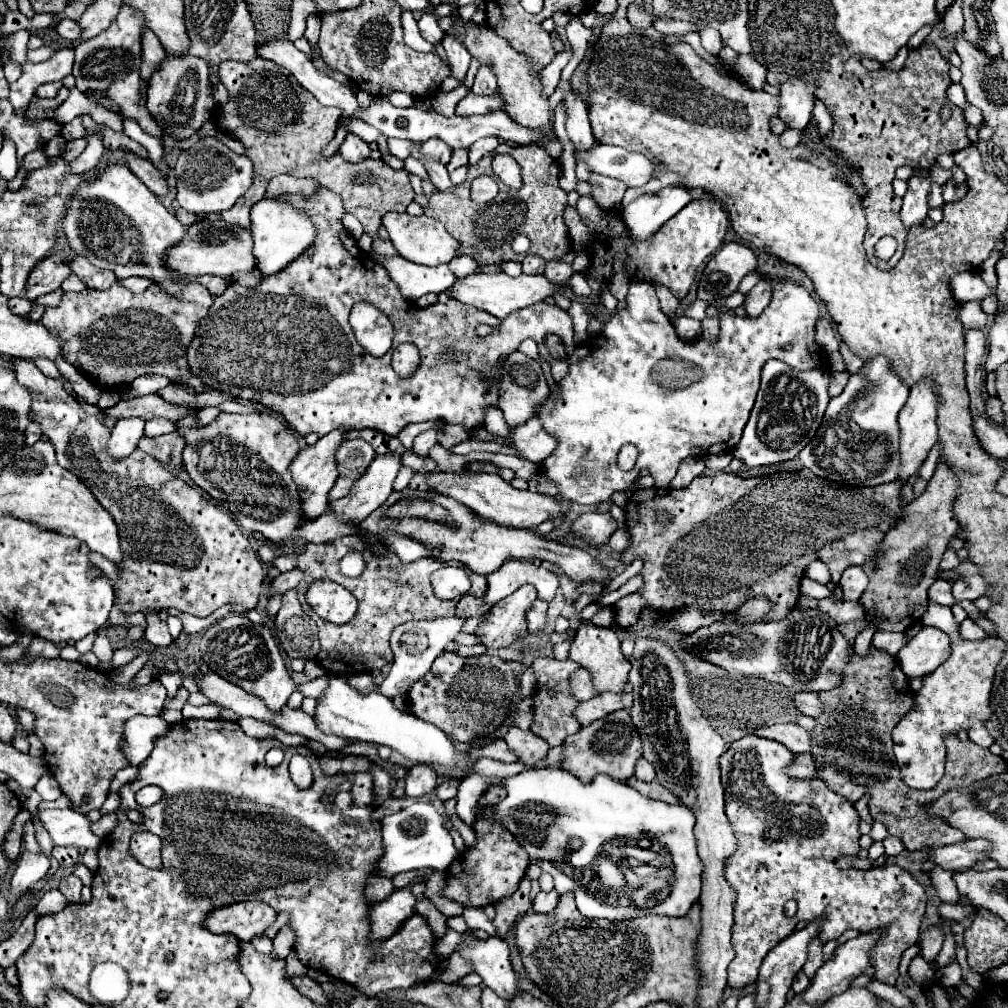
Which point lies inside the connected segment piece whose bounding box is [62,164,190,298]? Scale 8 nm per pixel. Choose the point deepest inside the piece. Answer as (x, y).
(117, 222)

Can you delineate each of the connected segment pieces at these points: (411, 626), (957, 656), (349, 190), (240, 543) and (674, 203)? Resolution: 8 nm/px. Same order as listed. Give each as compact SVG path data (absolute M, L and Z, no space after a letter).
M452 616L452 618L436 618L436 620L418 620L418 622L406 622L402 626L398 626L392 636L390 636L390 645L393 651L393 663L388 676L384 678L382 684L374 684L370 674L352 674L348 676L348 684L362 692L362 694L372 694L372 692L380 692L388 698L394 698L398 694L406 694L410 690L410 686L414 682L418 682L422 676L426 676L426 672L430 672L434 660L446 650L446 646L458 636L462 634L462 626L464 626L466 618L460 616Z
M932 600L928 602L928 610L922 618L922 624L930 624L930 626L944 630L952 640L952 654L942 666L938 666L938 670L934 670L934 674L928 674L926 678L922 678L922 688L914 694L914 708L908 710L902 716L902 720L898 722L898 726L896 726L896 762L900 766L902 780L910 788L930 790L944 776L944 756L946 756L944 738L946 738L946 734L958 734L960 730L966 730L974 744L978 744L982 748L988 748L990 744L994 744L992 736L986 730L986 722L992 716L990 690L992 690L992 682L994 682L994 670L996 670L998 662L1002 660L1002 654L1006 652L1006 642L1002 642L1002 638L998 638L998 636L986 636L982 640L964 640L960 636L960 628L954 620L952 610L948 606L936 604Z
M254 58L252 62L222 62L220 80L226 86L230 98L228 104L220 108L216 122L222 130L246 146L246 156L254 162L254 182L250 190L222 214L226 222L250 226L250 206L264 198L268 182L276 174L314 178L320 182L320 186L342 198L344 212L360 220L364 232L372 236L372 250L378 256L398 256L392 242L378 236L378 228L386 212L406 212L406 206L414 202L414 190L405 169L394 170L382 160L372 158L352 164L346 162L339 151L332 158L324 158L322 150L334 138L342 110L322 106L314 94L310 94L304 86L298 86L298 82L294 82L294 78L290 78L290 74L286 74L286 70L282 70L282 66L274 64L272 60Z
M14 360L14 370L18 374L18 382L32 392L32 418L40 422L42 432L52 440L58 464L62 464L72 474L78 474L78 478L86 482L86 486L92 490L98 502L106 510L110 510L110 514L114 514L126 560L126 568L118 568L122 612L130 614L142 612L144 608L176 608L180 612L206 618L230 600L236 602L236 612L252 610L256 606L266 576L264 566L260 564L258 554L250 546L248 538L242 534L238 522L230 514L216 508L210 500L204 498L204 494L198 488L186 484L172 470L164 470L162 462L150 458L150 454L142 454L142 450L138 448L134 450L134 454L114 462L106 450L110 428L106 428L104 422L100 422L100 418L86 416L82 406L64 390L64 386L44 376L32 360Z
M670 186L660 192L642 194L620 208L620 218L628 234L636 240L650 240L672 216L676 216L692 198L686 188Z

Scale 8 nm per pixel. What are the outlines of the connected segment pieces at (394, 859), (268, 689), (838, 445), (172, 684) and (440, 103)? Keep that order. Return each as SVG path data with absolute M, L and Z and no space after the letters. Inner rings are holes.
M414 802L404 810L382 818L382 840L384 856L378 864L378 874L386 878L418 868L436 868L440 872L446 872L446 868L454 862L450 818L446 814L440 814L432 802Z
M230 614L228 618L216 620L202 638L202 660L208 664L212 672L218 676L234 682L236 686L244 688L250 694L260 696L270 704L270 710L280 710L288 696L294 690L300 690L304 697L318 699L328 685L327 675L308 681L303 686L294 684L294 680L288 674L288 668L282 660L278 642L270 630L270 626L252 624L246 614Z
M882 354L868 360L860 372L852 374L844 392L828 402L824 422L816 436L798 454L804 468L816 476L848 486L878 486L900 474L900 426L898 414L906 404L910 388L900 382L892 360ZM856 422L856 426L854 426Z
M160 674L160 680L162 680L162 684L166 686L167 690L167 699L166 704L168 702L172 702L174 700L174 696L176 696L176 692L178 692L178 688L182 687L182 675L181 674Z
M460 84L458 88L454 88L454 90L448 92L448 94L440 92L440 94L436 94L436 96L432 98L432 108L434 108L438 114L442 114L442 116L452 118L452 116L454 116L456 102L458 102L462 96L466 96L468 92L470 92L470 88L468 88L466 84Z

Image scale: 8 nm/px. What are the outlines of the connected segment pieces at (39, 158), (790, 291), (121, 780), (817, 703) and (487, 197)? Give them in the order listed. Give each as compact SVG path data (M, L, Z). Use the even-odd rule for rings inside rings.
M39 146L36 150L34 150L33 152L28 153L23 160L23 164L25 166L26 169L26 176L24 178L24 181L26 180L26 178L28 177L28 174L32 171L32 170L36 170L38 168L41 168L42 166L45 166L46 164L48 164L48 157L45 156L45 152L44 152L44 147L43 146Z
M632 280L626 296L628 306L614 312L598 336L576 346L570 356L570 372L558 384L560 392L550 394L546 404L536 412L544 430L558 438L558 448L542 462L542 470L558 484L558 496L578 504L600 504L614 492L628 490L642 468L650 470L656 488L668 488L684 458L706 458L710 456L710 448L722 446L724 450L732 450L740 442L758 394L762 366L768 360L776 358L802 370L814 370L816 366L830 370L828 356L816 342L816 322L820 318L818 300L792 280L772 280L772 286L772 300L758 318L738 318L732 312L718 312L720 334L712 344L704 338L692 342L680 340L674 326L660 310L654 286ZM786 344L790 344L790 350L784 350ZM624 444L636 444L640 452L630 472L620 470L616 462Z
M129 766L128 768L119 770L111 782L109 793L117 792L122 784L136 780L136 776L138 776L138 768L140 768L140 766Z
M800 692L794 696L794 704L796 708L806 714L806 716L818 716L822 714L824 706L822 706L822 700L820 700L820 694L818 692Z
M480 176L472 182L472 200L490 202L498 194L498 184L490 176Z

